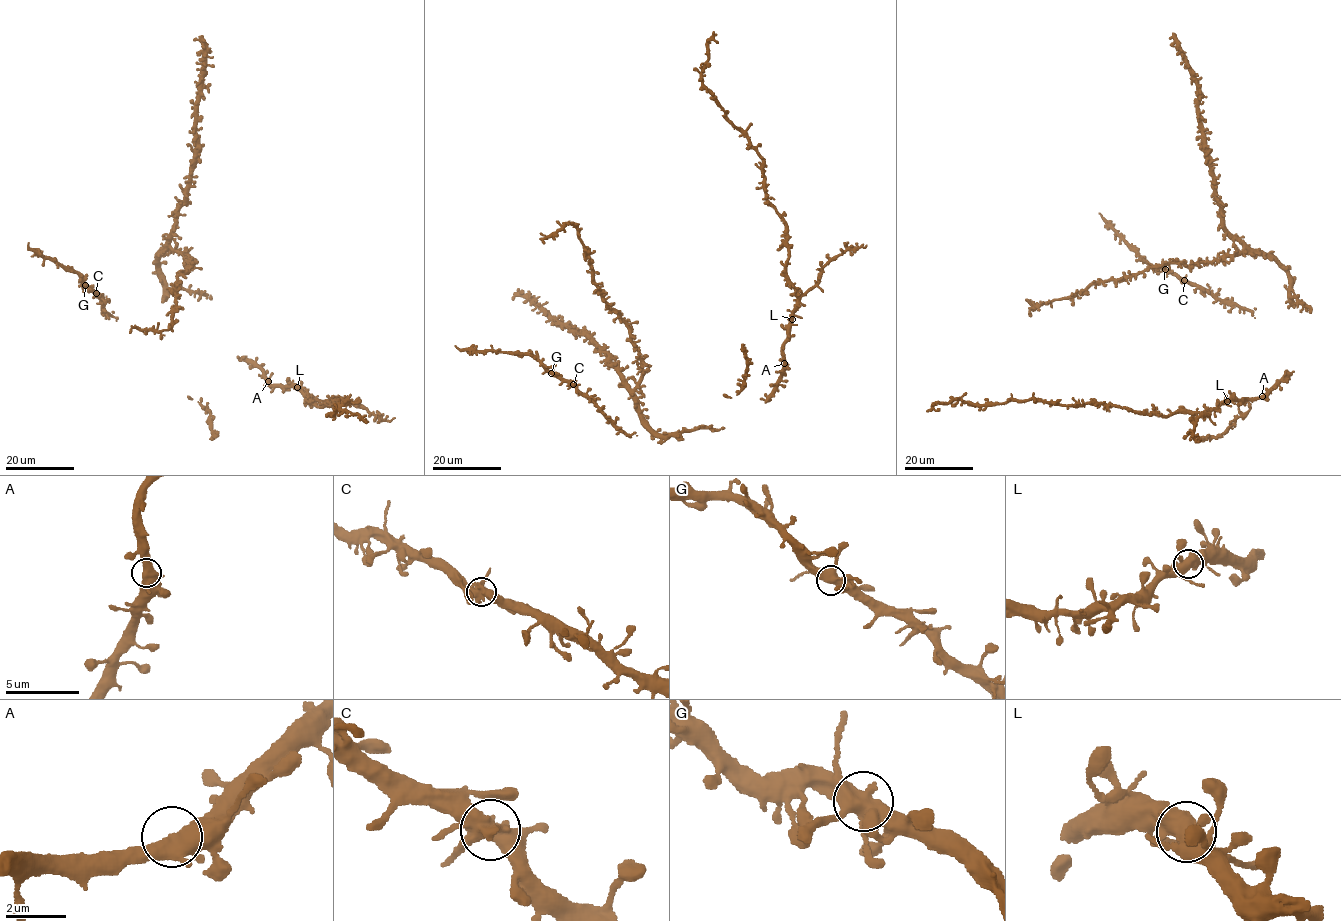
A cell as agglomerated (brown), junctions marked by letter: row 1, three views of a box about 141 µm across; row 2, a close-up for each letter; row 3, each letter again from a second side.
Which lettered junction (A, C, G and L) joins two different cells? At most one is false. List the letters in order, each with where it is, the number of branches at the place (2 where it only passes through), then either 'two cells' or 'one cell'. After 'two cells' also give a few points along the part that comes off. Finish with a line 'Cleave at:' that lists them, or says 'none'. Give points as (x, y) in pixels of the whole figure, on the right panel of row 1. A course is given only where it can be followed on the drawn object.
A: at (1262, 396); 3 branches meet; one cell
C: at (1184, 280); 4 branches meet; one cell
G: at (1165, 269); 3 branches meet; one cell
L: at (1227, 401); 3 branches meet; one cell
Cleave at: none

